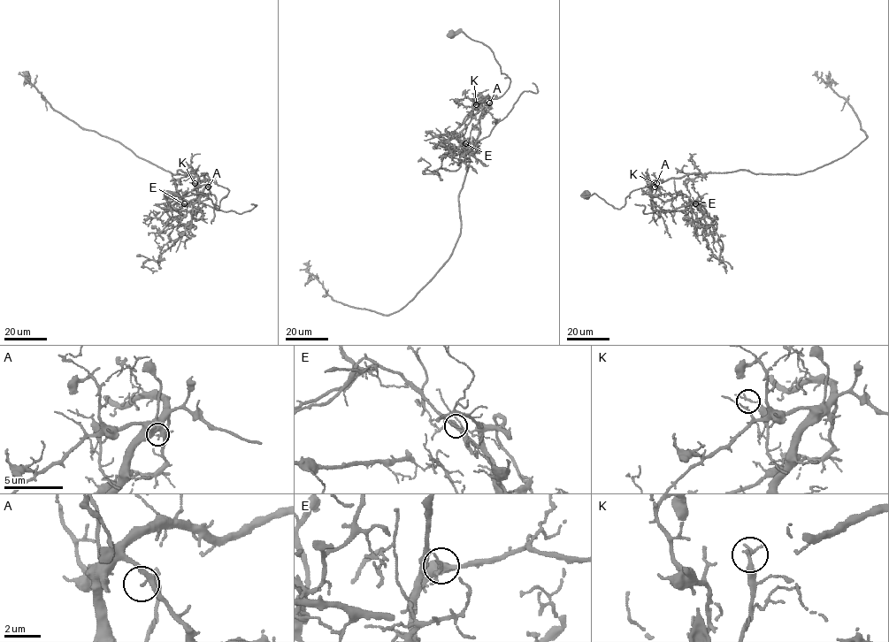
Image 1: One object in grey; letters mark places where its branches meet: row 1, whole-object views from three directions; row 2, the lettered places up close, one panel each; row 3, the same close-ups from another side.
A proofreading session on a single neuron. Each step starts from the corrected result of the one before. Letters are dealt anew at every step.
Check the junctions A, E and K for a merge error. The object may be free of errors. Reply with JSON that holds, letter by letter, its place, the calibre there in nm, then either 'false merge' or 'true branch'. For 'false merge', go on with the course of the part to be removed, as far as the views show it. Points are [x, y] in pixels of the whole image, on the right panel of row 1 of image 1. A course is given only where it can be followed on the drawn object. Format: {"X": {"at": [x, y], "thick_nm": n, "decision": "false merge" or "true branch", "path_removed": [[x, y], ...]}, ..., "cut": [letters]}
{"A": {"at": [655, 187], "thick_nm": 130, "decision": "true branch"}, "E": {"at": [695, 203], "thick_nm": 90, "decision": "false merge", "path_removed": [[695, 204], [700, 203], [693, 202], [668, 211], [644, 213], [645, 207], [634, 204]]}, "K": {"at": [656, 183], "thick_nm": 140, "decision": "true branch"}, "cut": ["E"]}

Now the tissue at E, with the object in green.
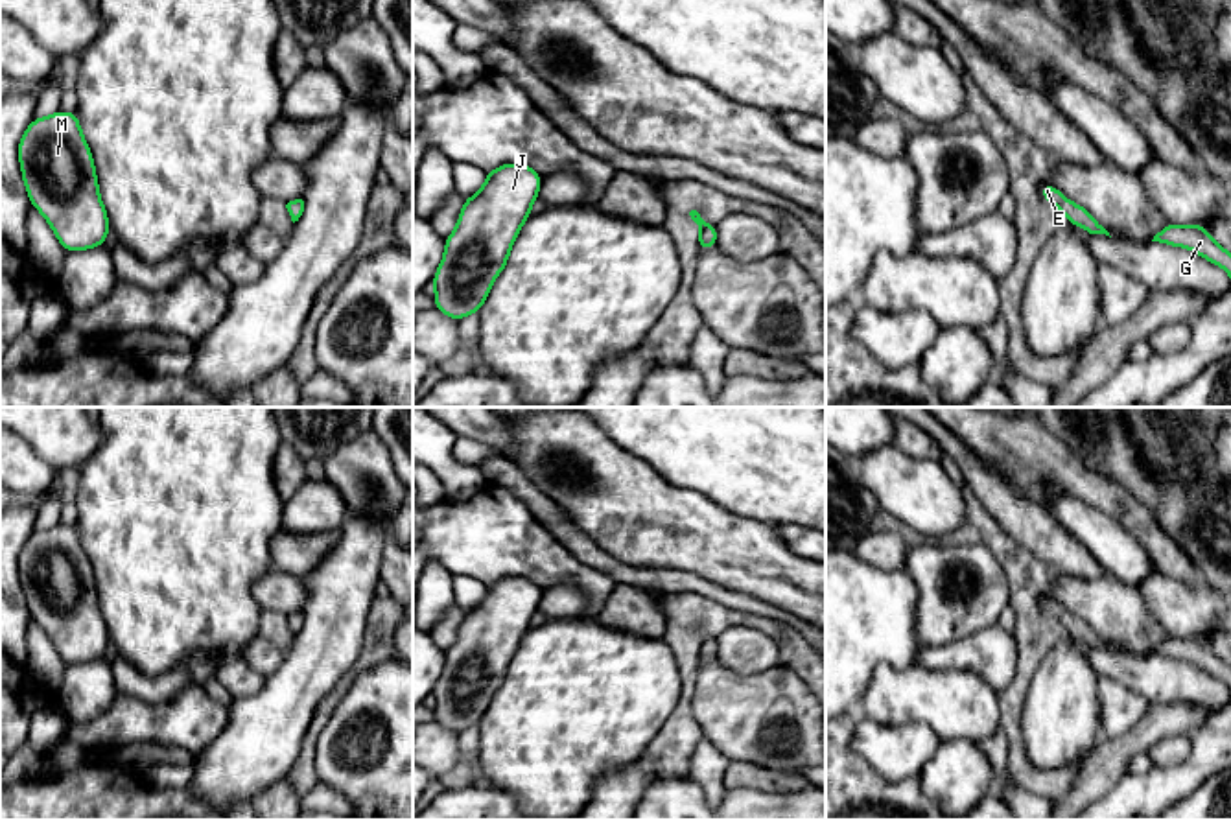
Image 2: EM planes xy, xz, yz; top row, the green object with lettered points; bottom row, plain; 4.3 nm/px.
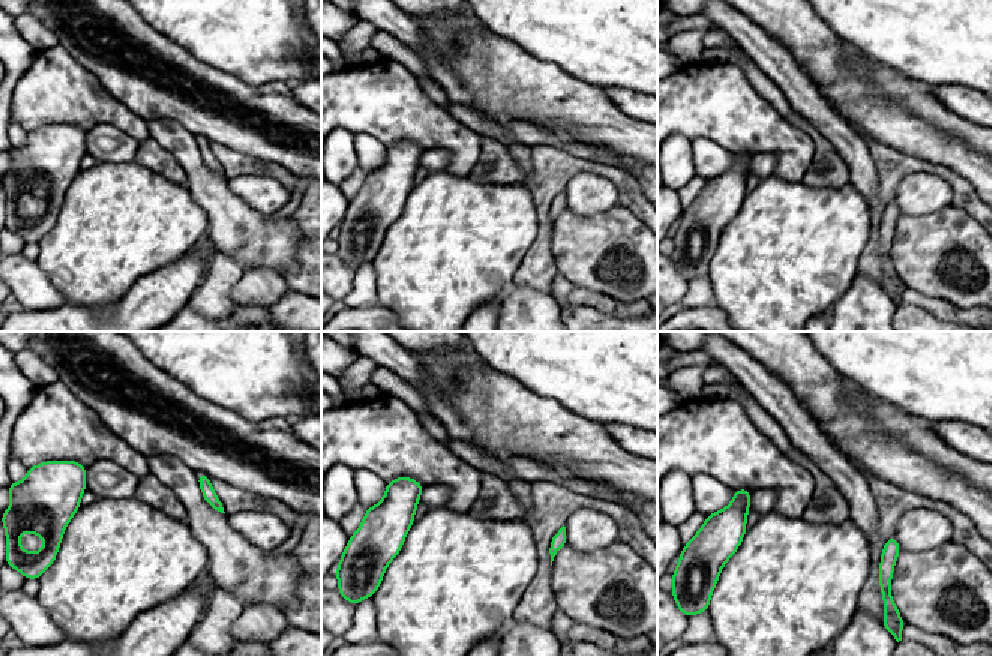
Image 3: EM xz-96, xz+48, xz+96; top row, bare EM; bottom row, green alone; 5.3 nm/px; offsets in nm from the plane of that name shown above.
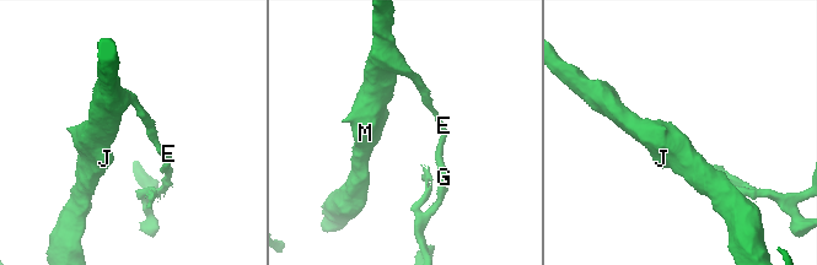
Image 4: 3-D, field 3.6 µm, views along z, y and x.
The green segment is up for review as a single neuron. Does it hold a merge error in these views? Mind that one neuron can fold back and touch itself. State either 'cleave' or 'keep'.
cleave

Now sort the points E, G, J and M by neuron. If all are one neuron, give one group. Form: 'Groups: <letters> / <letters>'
Groups: E J M / G

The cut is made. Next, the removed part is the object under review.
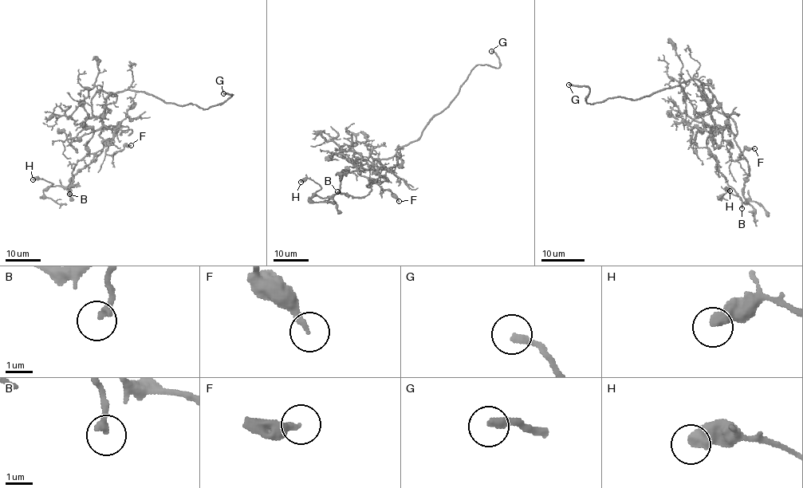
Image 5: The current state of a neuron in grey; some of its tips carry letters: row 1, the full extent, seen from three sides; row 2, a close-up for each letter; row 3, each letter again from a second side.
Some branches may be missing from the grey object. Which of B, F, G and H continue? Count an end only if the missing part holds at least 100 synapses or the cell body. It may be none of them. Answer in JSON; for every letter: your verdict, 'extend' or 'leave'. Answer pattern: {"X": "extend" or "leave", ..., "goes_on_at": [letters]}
{"B": "leave", "F": "leave", "G": "extend", "H": "leave", "goes_on_at": ["G"]}

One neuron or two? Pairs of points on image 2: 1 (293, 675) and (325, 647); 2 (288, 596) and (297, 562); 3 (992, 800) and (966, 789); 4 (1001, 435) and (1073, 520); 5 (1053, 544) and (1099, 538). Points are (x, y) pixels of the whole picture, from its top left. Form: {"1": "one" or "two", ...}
{"1": "one", "2": "two", "3": "one", "4": "two", "5": "two"}

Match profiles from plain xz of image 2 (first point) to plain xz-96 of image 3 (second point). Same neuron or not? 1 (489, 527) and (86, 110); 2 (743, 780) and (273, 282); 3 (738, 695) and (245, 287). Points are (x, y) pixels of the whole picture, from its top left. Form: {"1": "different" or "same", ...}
{"1": "same", "2": "same", "3": "different"}

